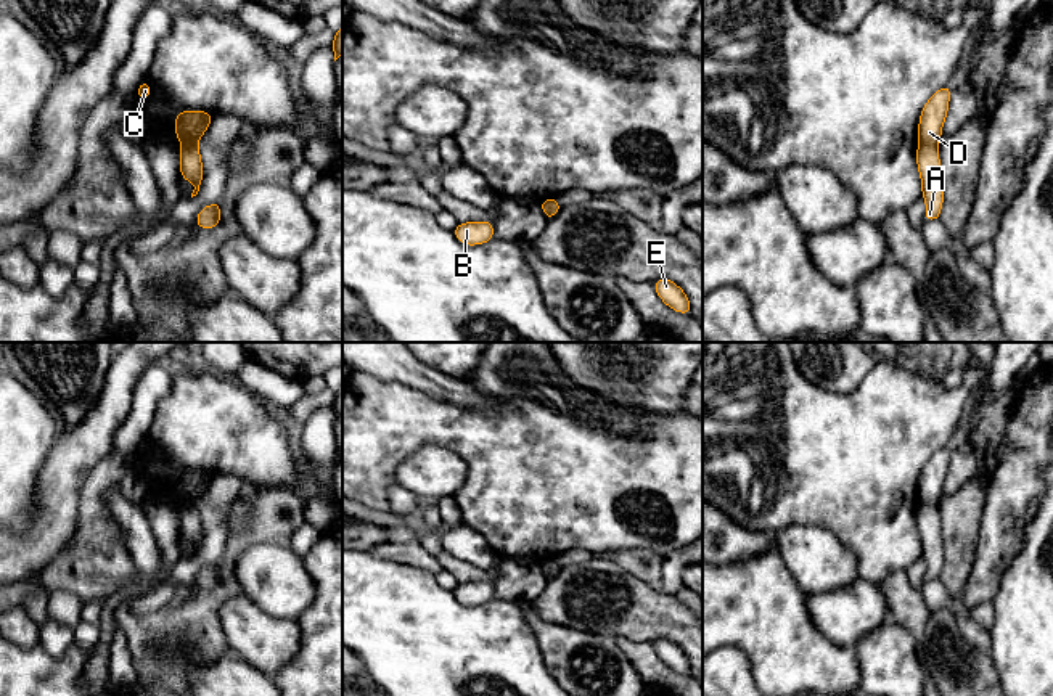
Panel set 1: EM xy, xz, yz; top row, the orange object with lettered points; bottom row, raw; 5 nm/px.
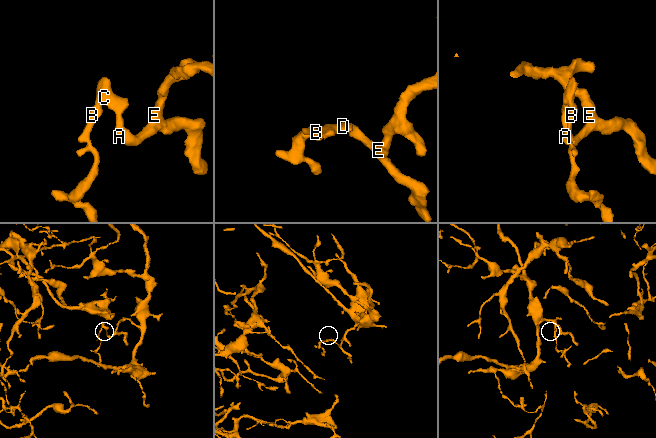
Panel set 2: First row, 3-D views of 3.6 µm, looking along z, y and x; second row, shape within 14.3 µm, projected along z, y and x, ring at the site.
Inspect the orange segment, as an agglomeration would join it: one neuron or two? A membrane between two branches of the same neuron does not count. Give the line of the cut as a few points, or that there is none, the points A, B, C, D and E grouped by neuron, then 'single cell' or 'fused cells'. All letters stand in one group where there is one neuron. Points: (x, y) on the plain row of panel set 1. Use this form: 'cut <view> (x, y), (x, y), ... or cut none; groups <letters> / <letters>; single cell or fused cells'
cut none; groups A B C D E; single cell

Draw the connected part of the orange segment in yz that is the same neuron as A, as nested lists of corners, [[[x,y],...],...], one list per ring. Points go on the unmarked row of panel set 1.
[[[947,445],[932,453],[920,474],[916,524],[921,537],[921,556],[926,561],[924,582],[940,579],[944,547],[937,503],[949,473],[952,448]]]

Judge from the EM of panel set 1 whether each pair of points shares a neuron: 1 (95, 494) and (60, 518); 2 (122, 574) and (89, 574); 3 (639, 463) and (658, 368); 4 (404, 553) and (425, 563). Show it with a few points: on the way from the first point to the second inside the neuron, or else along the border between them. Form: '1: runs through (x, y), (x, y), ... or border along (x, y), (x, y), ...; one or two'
1: border along (81, 489), (74, 531), (71, 534); two
2: runs through (114, 574), (97, 574); one
3: border along (611, 402), (656, 415), (685, 412); two
4: runs through (409, 553), (420, 558); one

